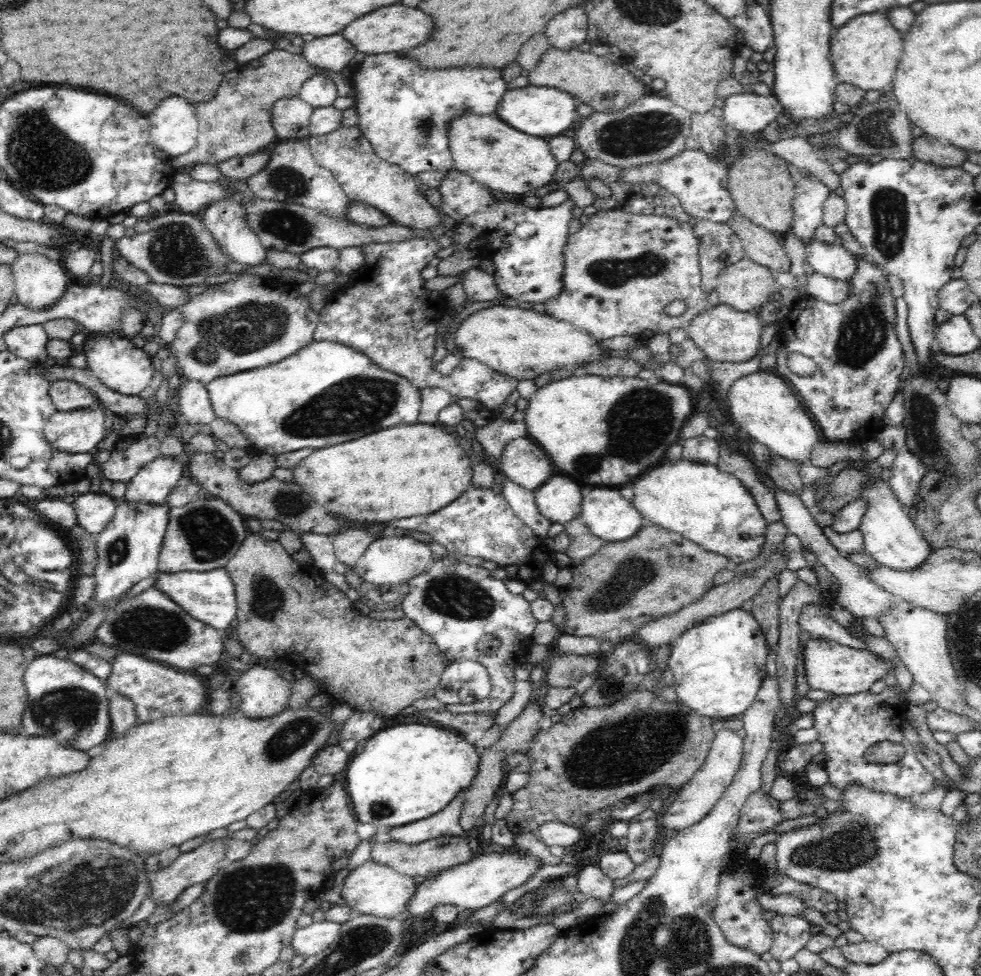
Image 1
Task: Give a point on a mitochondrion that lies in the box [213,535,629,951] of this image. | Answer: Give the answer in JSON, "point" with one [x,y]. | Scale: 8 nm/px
{"point":[454,595]}

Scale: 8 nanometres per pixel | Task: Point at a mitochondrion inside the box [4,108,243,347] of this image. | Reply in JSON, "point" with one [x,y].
{"point":[42,157]}

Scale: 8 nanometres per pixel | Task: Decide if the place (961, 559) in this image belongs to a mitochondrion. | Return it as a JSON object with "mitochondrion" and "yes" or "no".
{"mitochondrion":"yes"}

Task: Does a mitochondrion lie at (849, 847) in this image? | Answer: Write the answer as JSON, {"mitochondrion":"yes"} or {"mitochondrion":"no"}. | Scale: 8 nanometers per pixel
{"mitochondrion":"yes"}

